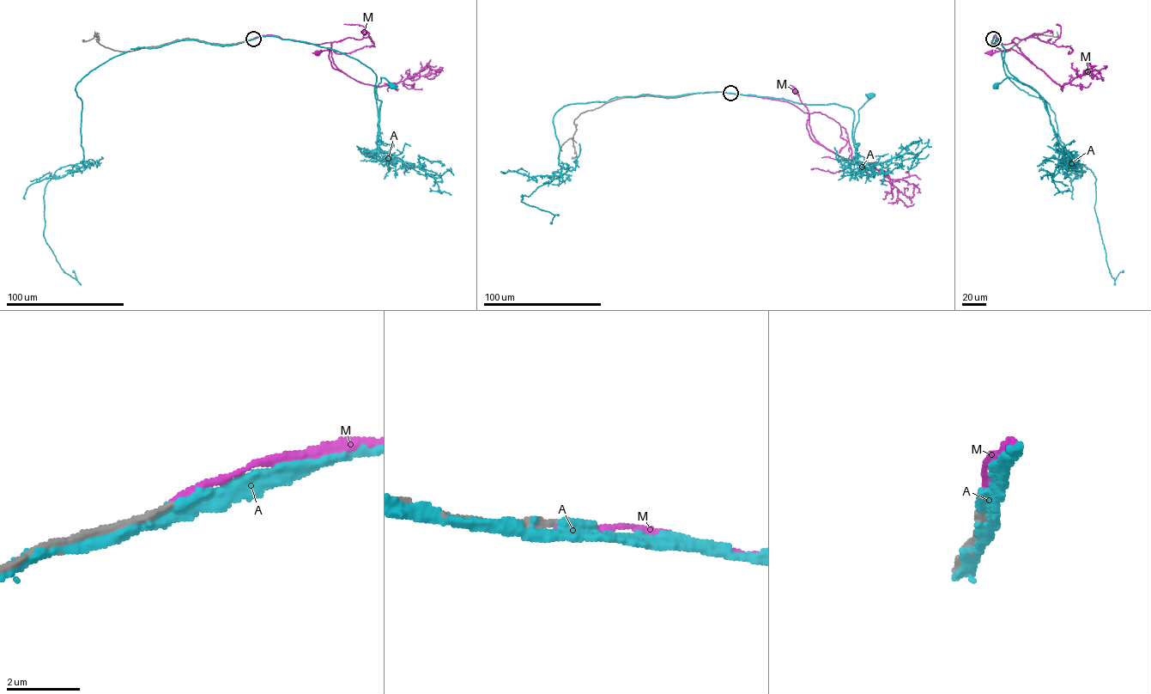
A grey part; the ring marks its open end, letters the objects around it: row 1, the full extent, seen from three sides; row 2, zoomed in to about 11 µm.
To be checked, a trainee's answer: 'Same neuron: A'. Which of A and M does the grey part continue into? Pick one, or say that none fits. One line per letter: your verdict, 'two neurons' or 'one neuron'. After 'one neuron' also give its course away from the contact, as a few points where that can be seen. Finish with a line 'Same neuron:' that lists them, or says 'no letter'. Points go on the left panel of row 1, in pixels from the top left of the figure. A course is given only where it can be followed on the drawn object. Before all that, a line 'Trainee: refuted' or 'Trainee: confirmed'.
Trainee: refuted
A: two neurons
M: one neuron; it runs (253, 39), (272, 34), (315, 44), (330, 42), (331, 66), (341, 70), (334, 63), (330, 49), (316, 51)
Same neuron: M

